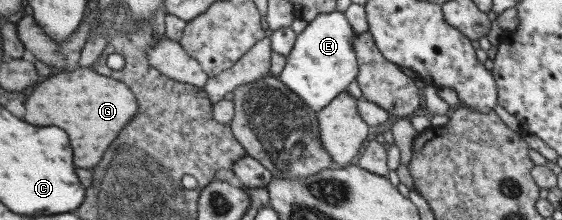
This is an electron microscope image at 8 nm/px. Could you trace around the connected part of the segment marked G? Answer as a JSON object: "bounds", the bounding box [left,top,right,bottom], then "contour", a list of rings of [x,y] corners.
{"bounds":[23,66,137,168],"contour":[[[78,66],[37,84],[25,100],[23,120],[33,126],[57,126],[65,130],[73,150],[73,166],[89,168],[99,162],[109,142],[136,116],[137,103],[123,82],[95,74],[92,68]]]}

